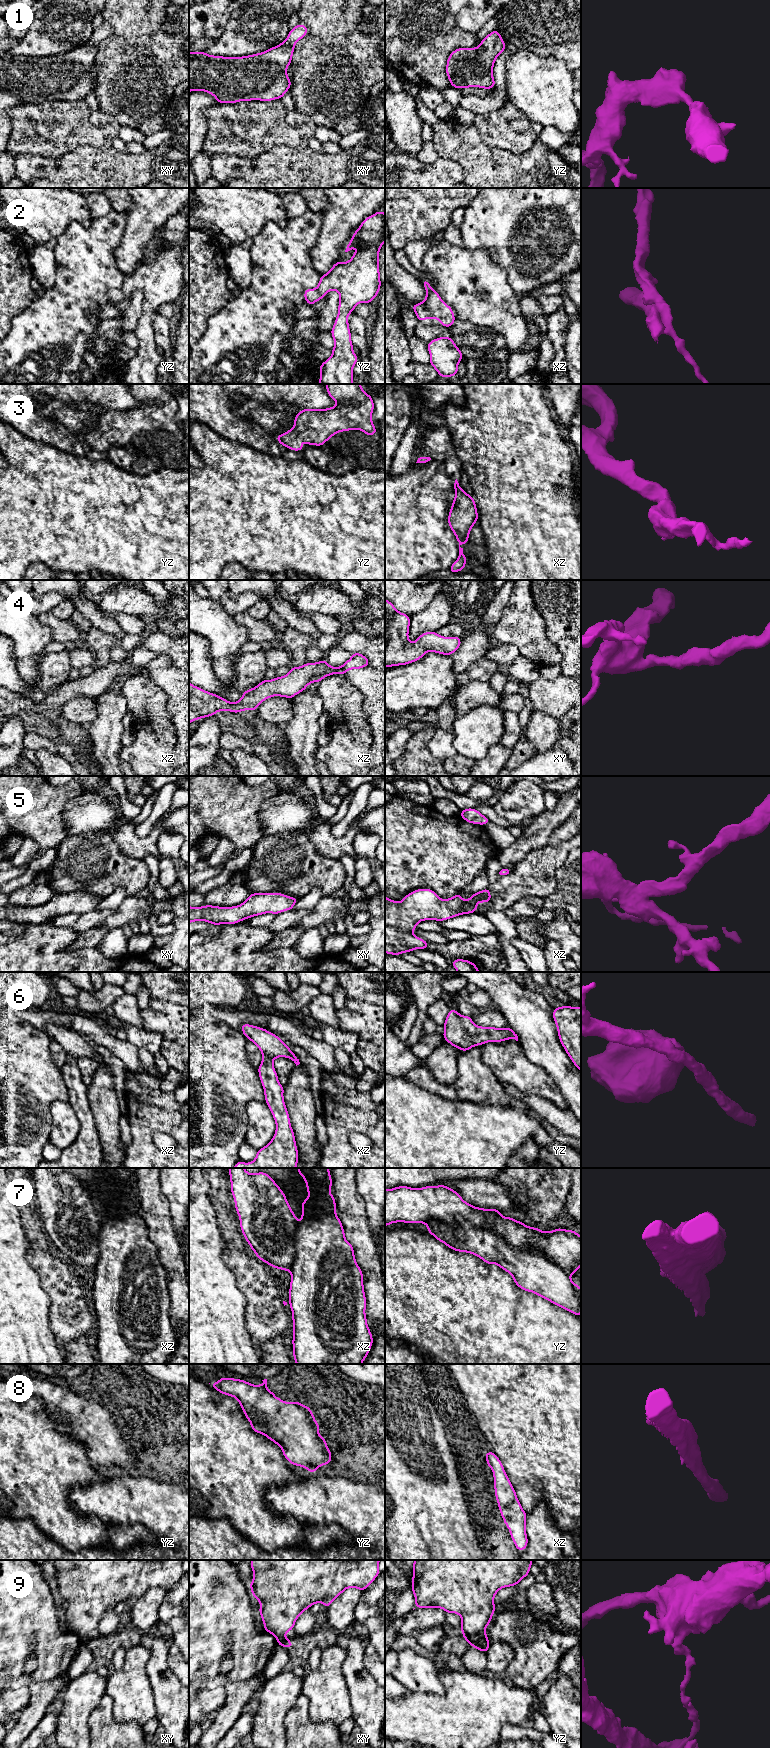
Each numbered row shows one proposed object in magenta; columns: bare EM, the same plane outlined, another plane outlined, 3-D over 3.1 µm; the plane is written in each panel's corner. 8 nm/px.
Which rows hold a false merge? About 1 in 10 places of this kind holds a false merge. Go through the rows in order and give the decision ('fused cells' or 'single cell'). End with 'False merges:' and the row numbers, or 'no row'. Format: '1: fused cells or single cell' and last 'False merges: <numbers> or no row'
1: single cell
2: single cell
3: single cell
4: single cell
5: single cell
6: single cell
7: single cell
8: single cell
9: fused cells
False merges: 9

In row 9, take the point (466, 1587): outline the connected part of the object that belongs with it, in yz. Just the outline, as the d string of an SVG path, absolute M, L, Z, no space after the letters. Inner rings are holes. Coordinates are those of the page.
M414 1560L411 1590L415 1597L415 1608L442 1608L446 1613L459 1614L461 1632L466 1640L486 1630L496 1610L496 1593L504 1587L519 1584L530 1574L532 1563L533 1560Z

